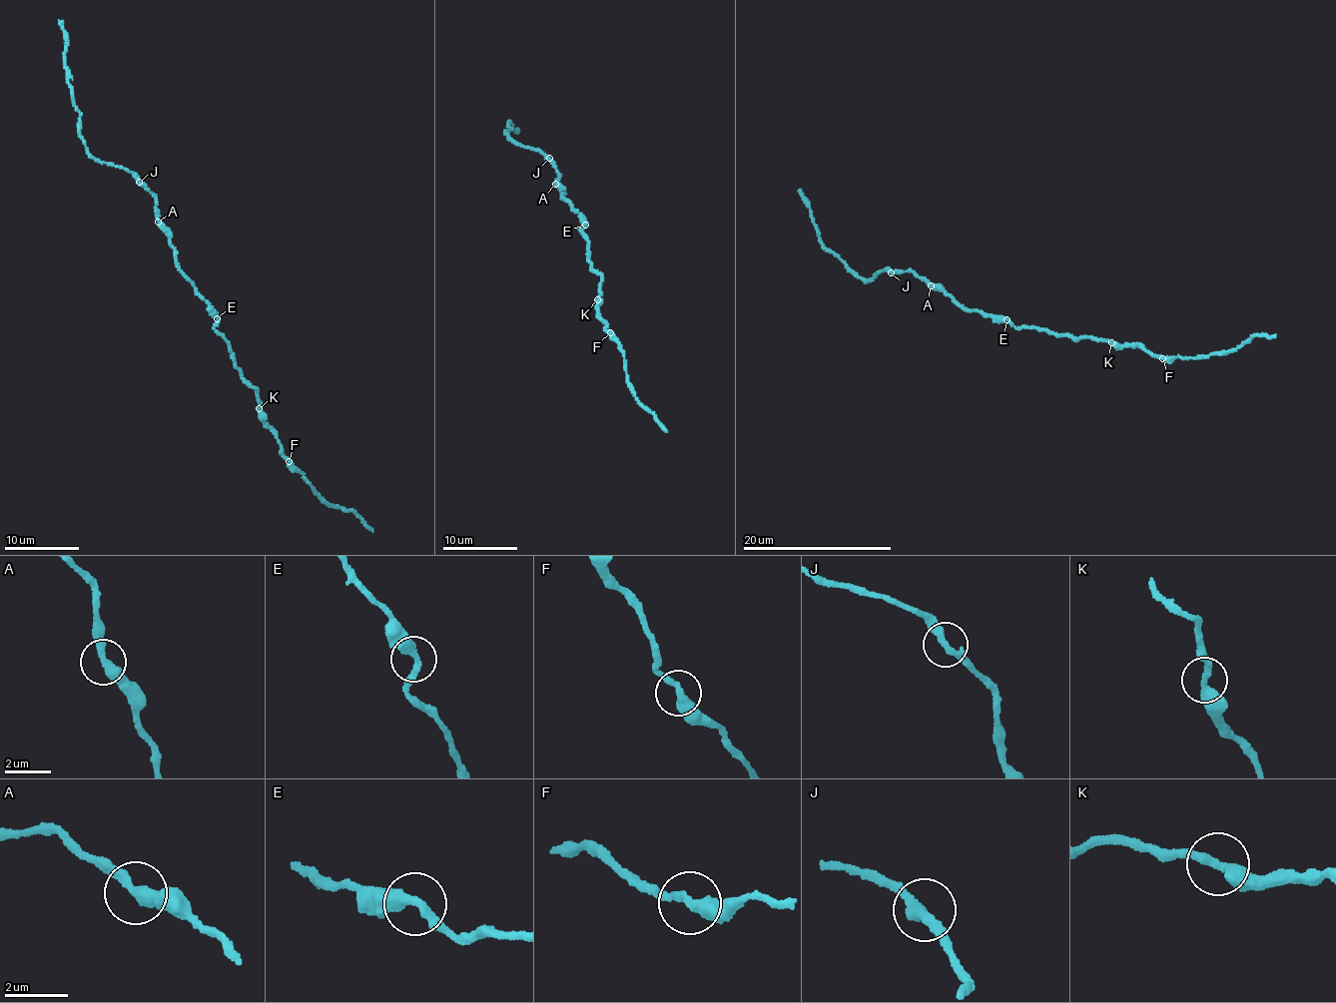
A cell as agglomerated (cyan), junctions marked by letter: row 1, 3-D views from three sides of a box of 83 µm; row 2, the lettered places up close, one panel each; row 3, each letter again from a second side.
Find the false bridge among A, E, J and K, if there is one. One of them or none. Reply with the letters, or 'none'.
none

